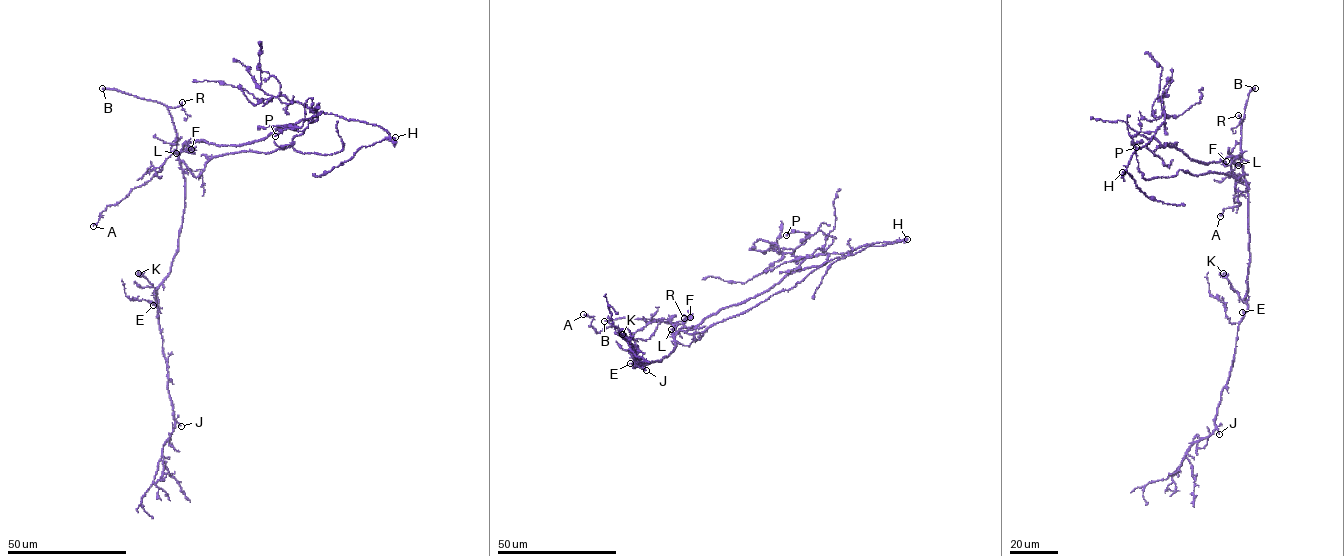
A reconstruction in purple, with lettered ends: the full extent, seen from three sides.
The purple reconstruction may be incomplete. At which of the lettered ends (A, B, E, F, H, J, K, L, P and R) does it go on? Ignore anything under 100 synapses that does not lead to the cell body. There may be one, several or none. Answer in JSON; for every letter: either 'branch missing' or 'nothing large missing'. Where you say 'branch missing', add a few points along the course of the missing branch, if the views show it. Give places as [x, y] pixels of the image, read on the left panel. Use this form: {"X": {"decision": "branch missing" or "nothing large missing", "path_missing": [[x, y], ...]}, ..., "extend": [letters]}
{"A": {"decision": "nothing large missing"}, "B": {"decision": "branch missing"}, "E": {"decision": "nothing large missing"}, "F": {"decision": "nothing large missing"}, "H": {"decision": "branch missing"}, "J": {"decision": "nothing large missing"}, "K": {"decision": "nothing large missing"}, "L": {"decision": "nothing large missing"}, "P": {"decision": "nothing large missing"}, "R": {"decision": "nothing large missing"}, "extend": ["B", "H"]}

